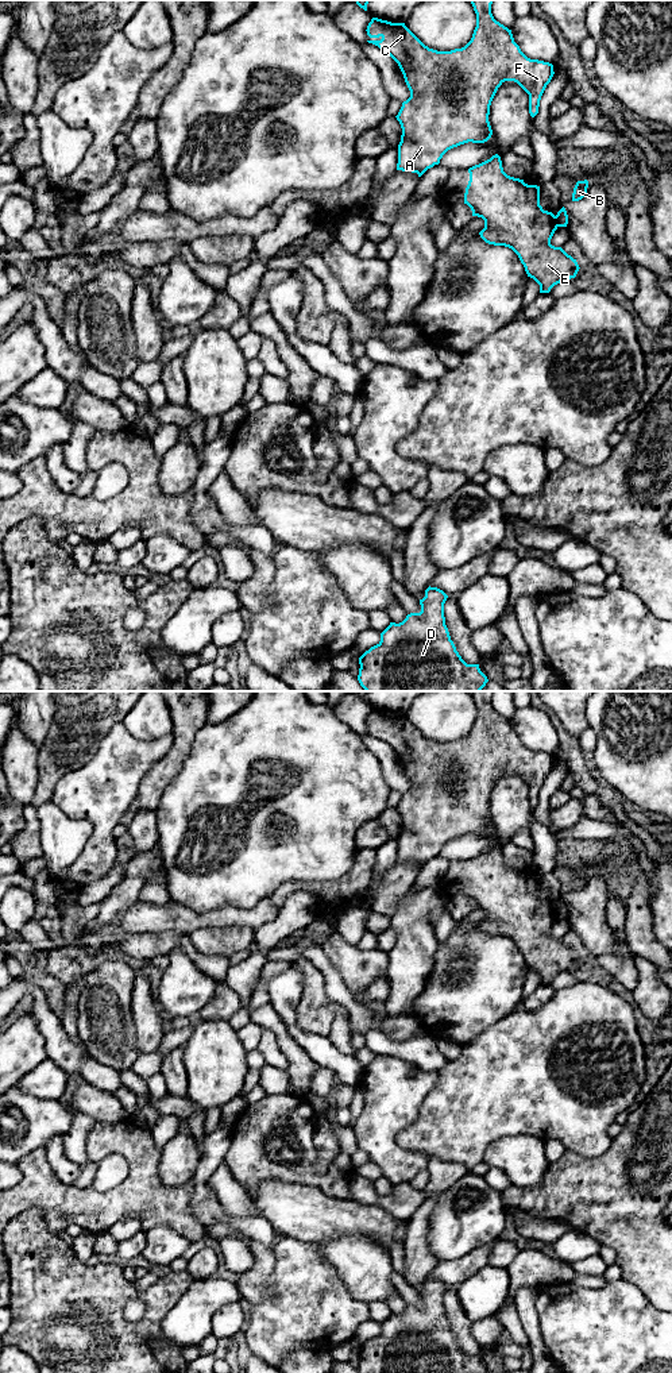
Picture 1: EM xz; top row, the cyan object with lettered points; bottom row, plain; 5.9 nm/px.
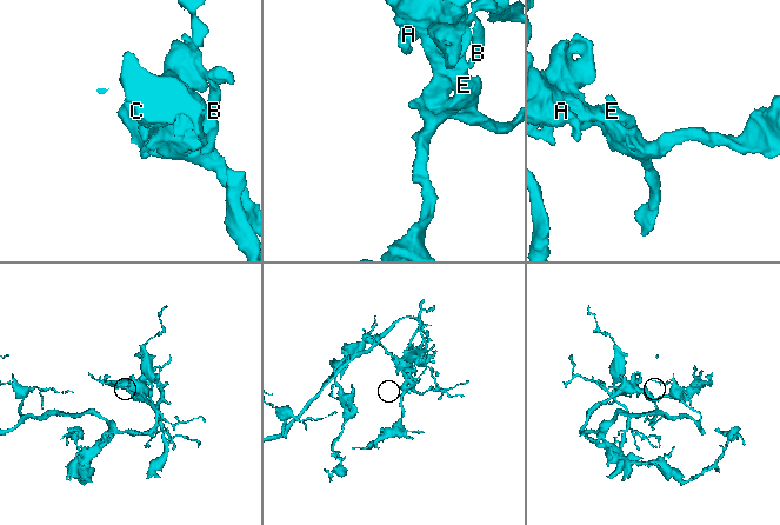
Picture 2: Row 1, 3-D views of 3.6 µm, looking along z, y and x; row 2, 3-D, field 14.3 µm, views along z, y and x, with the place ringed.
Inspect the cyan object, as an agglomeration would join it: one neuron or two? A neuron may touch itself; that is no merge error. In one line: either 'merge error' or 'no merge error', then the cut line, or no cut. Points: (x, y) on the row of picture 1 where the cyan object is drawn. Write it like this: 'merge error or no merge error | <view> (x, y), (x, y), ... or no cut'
merge error | xz (555, 216), (557, 226)

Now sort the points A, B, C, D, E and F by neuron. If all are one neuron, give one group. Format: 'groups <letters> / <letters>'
groups A C D E F / B

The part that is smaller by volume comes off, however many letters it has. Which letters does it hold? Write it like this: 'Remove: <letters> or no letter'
Remove: B

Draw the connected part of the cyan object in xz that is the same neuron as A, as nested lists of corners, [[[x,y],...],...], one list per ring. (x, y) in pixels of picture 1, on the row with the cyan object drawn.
[[[471,0],[476,27],[471,41],[461,49],[437,51],[425,46],[405,23],[372,18],[367,26],[367,41],[383,49],[399,66],[410,97],[395,116],[402,135],[398,144],[397,170],[417,173],[440,163],[443,155],[460,144],[484,143],[493,130],[488,122],[490,105],[505,81],[517,82],[529,95],[529,113],[538,113],[540,100],[555,72],[549,62],[530,59],[514,42],[511,30],[497,22],[491,14],[493,0]]]

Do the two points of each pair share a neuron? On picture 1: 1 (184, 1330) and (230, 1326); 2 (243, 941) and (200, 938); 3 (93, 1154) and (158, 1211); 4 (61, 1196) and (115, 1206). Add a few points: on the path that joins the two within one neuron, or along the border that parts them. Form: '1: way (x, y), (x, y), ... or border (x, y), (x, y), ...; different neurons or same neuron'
1: border (232, 1303), (221, 1306), (213, 1314), (211, 1333); different neurons
2: way (232, 941), (211, 941); same neuron
3: way (116, 1146), (123, 1146), (143, 1167), (143, 1188); same neuron
4: way (74, 1206), (101, 1206); same neuron

